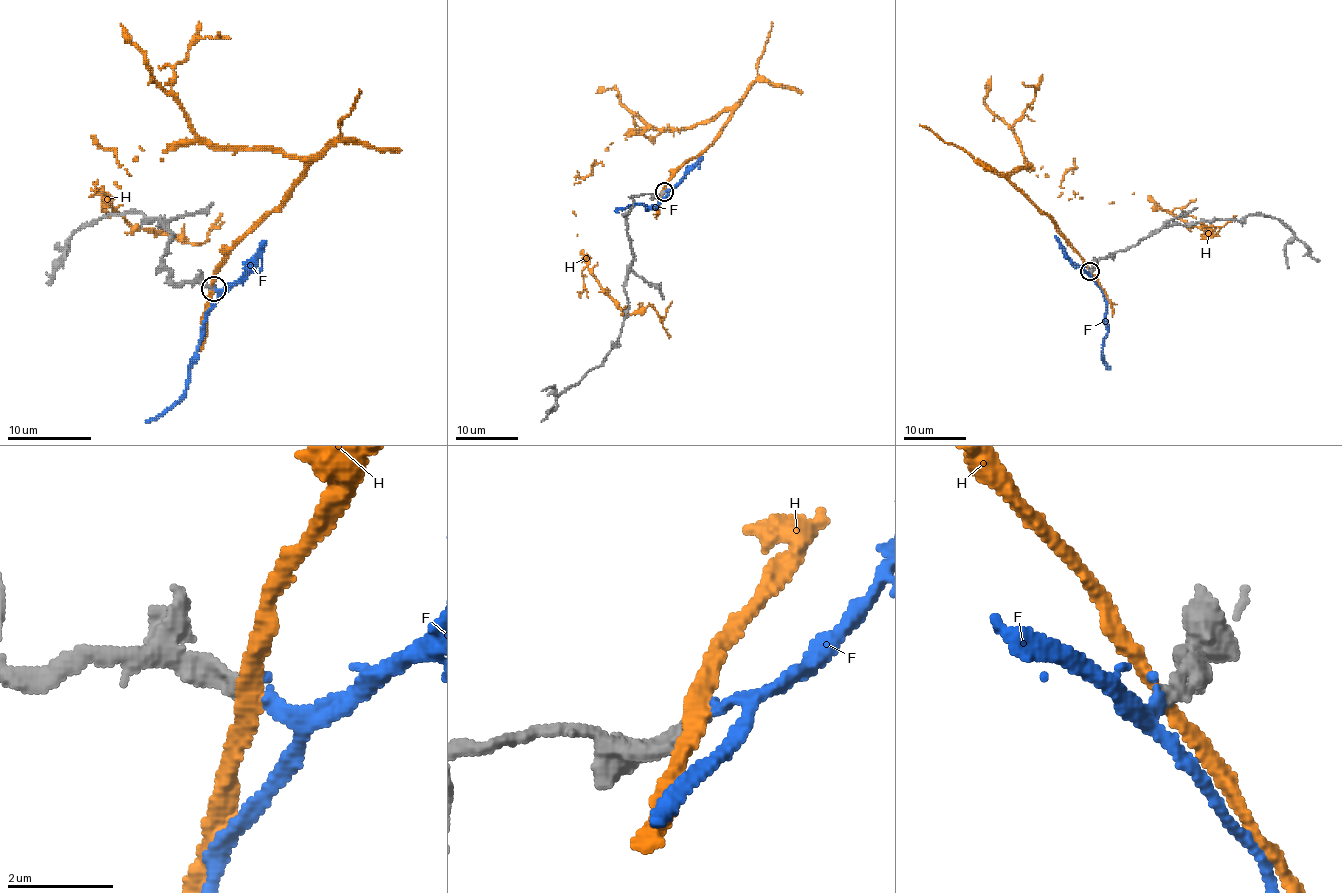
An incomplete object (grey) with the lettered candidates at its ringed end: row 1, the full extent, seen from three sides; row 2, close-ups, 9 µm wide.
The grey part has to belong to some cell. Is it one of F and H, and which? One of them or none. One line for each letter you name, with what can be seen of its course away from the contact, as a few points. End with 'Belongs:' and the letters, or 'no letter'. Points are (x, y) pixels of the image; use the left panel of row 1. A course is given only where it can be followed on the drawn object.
F: course (213, 287), (217, 302), (200, 329), (200, 344), (183, 395), (145, 422)
Belongs: F

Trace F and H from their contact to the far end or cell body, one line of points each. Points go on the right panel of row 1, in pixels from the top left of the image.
F: (1090, 270), (1088, 274), (1106, 301), (1107, 335), (1102, 358), (1109, 369)
H: (1090, 270), (1008, 176), (1026, 162), (1070, 198), (1147, 195), (1213, 231), (1203, 237), (1219, 229), (1199, 222)

